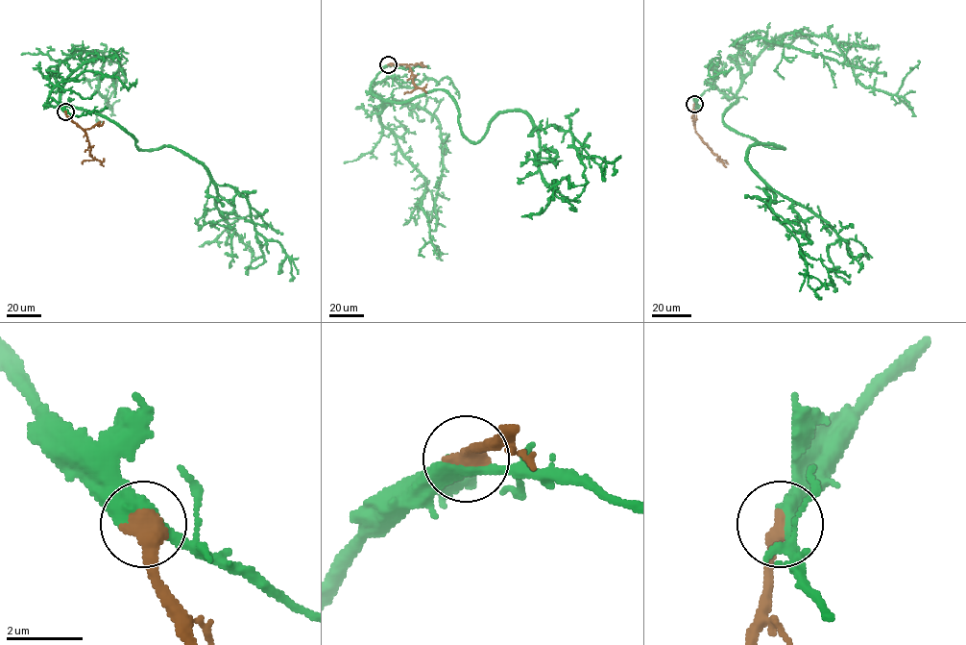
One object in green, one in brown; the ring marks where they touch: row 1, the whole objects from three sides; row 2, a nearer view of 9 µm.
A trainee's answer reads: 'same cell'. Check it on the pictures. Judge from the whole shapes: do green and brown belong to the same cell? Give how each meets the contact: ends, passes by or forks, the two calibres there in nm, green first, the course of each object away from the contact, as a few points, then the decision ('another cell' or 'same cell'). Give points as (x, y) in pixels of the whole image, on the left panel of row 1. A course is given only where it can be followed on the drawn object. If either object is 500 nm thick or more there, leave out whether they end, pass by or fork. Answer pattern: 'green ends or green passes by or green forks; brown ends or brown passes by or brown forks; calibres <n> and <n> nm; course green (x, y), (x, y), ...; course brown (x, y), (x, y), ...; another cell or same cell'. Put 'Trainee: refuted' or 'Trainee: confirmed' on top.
Trainee: confirmed
calibres 480 and 550 nm; course green (65, 111), (49, 97), (111, 119), (139, 149), (172, 146), (233, 186), (254, 229), (281, 246), (289, 281); course brown (65, 111), (84, 130), (89, 154), (94, 160), (84, 160), (82, 163); same cell

